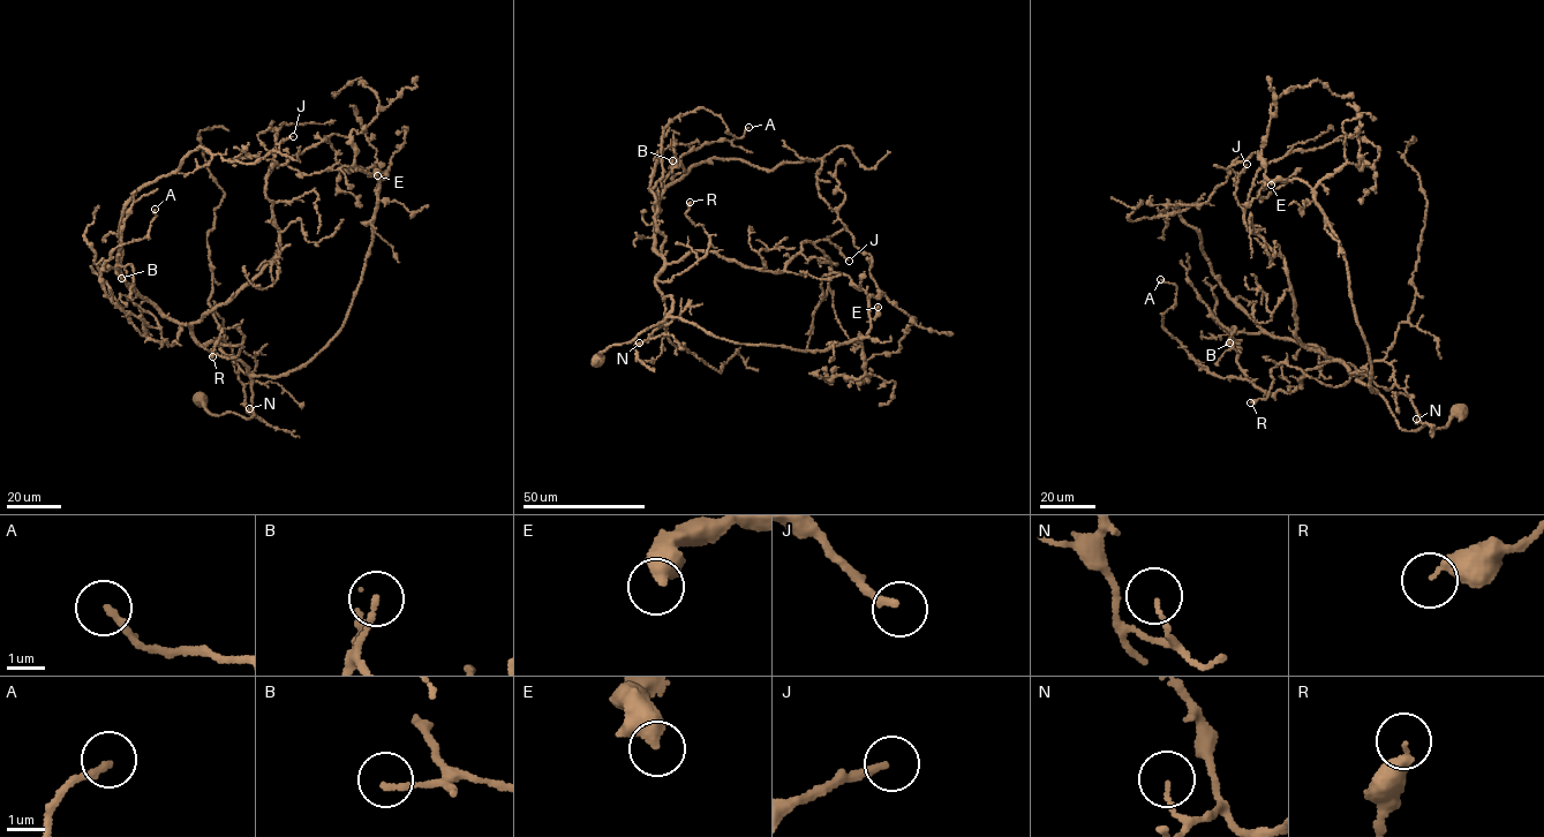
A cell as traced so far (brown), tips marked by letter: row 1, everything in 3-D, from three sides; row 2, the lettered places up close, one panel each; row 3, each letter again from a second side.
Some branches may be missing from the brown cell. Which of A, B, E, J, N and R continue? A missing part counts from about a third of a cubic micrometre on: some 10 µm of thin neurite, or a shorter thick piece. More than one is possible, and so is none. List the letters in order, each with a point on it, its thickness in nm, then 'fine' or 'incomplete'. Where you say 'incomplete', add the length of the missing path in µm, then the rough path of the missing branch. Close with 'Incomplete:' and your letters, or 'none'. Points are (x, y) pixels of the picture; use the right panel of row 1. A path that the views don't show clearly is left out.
A: (1160, 279) | 190 nm | fine
B: (1229, 342) | 140 nm | fine
E: (1271, 185) | 500 nm | fine
J: (1247, 164) | 200 nm | fine
N: (1416, 419) | 90 nm | fine
R: (1250, 402) | 320 nm | fine
Incomplete: none

